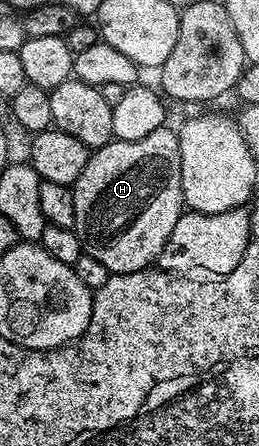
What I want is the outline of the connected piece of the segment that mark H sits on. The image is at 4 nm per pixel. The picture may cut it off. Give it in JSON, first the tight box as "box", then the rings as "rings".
{"box":[71,124,185,275],"rings":[[[164,124],[157,128],[157,132],[149,132],[149,136],[141,140],[112,140],[98,147],[88,157],[85,168],[81,168],[81,176],[77,176],[75,185],[71,187],[71,195],[75,213],[73,229],[83,241],[87,256],[100,261],[110,275],[132,274],[148,269],[158,259],[177,220],[185,213],[178,133]]]}

